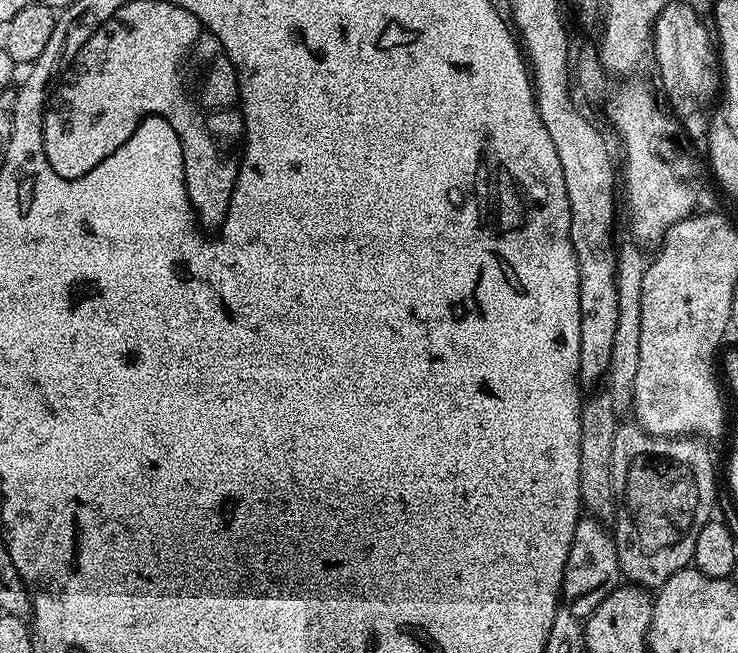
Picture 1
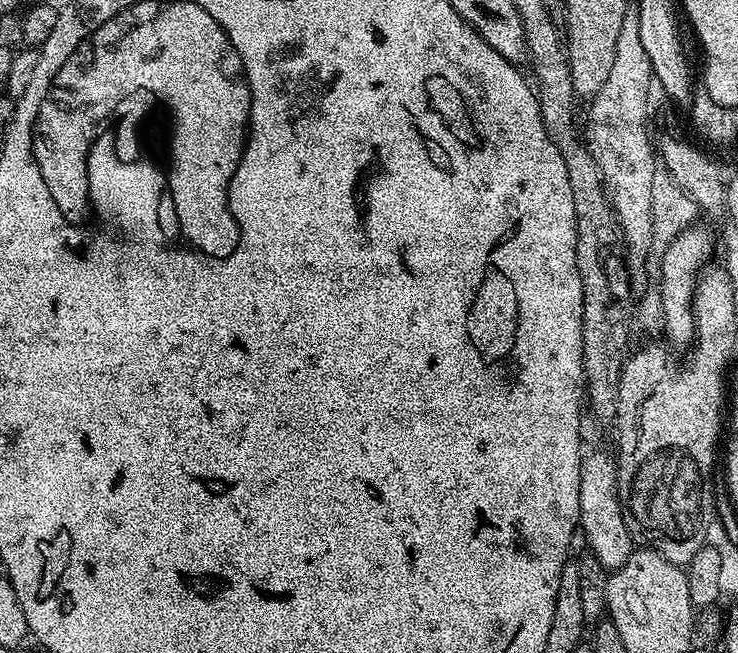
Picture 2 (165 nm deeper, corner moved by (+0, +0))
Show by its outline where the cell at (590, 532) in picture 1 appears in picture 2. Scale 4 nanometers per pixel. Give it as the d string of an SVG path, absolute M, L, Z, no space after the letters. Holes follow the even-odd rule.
M605 450L589 451L580 461L580 485L578 486L578 506L580 507L579 531L584 532L587 551L598 558L605 570L621 568L632 556L634 541L626 522L622 518L622 506L618 494L616 477L616 456Z

